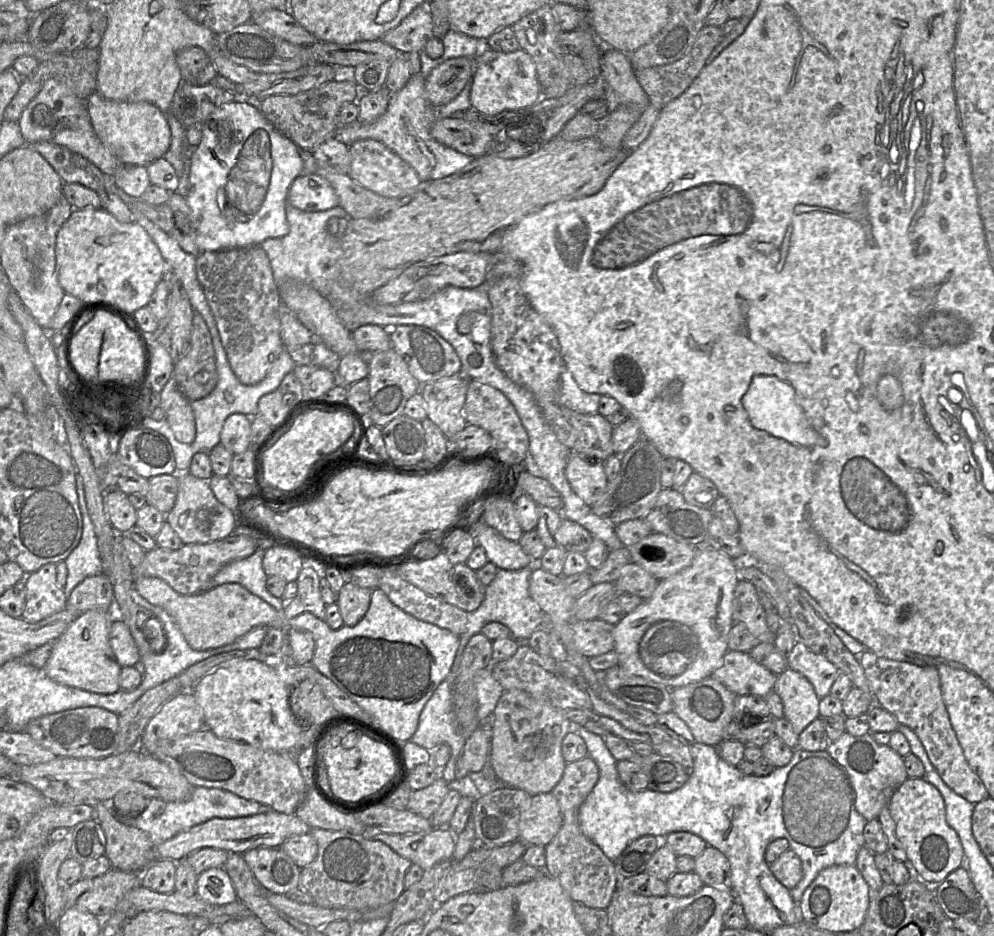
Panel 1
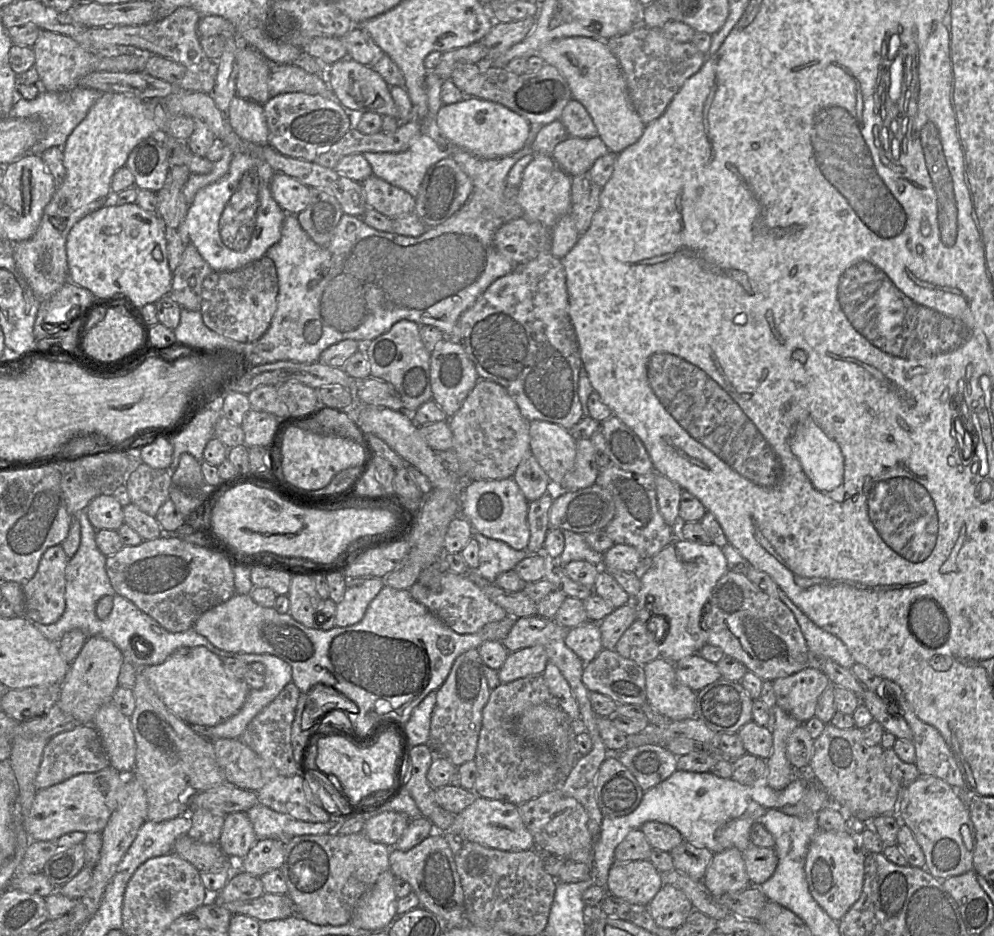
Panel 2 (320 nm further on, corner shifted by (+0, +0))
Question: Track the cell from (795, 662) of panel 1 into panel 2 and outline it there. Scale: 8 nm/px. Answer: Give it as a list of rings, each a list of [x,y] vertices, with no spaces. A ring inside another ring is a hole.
[[[808,666],[773,681],[776,705],[805,724],[815,716],[817,701],[830,685],[829,678],[822,671]]]

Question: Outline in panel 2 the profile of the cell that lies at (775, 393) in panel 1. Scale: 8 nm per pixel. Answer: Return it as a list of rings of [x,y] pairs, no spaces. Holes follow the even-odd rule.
[[[810,421],[808,427],[795,430],[790,447],[817,489],[832,490],[841,484],[844,478],[843,452]]]

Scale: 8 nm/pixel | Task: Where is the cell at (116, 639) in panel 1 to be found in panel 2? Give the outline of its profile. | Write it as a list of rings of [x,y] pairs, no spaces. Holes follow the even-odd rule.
[[[100,636],[88,637],[62,682],[58,706],[82,725],[92,725],[97,711],[112,701],[124,662],[122,652],[110,640]]]

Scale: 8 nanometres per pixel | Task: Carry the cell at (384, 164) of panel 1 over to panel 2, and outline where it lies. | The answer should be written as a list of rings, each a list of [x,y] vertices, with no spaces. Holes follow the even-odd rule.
[[[374,174],[360,183],[365,192],[367,206],[381,214],[389,218],[399,218],[415,211],[413,196]]]

